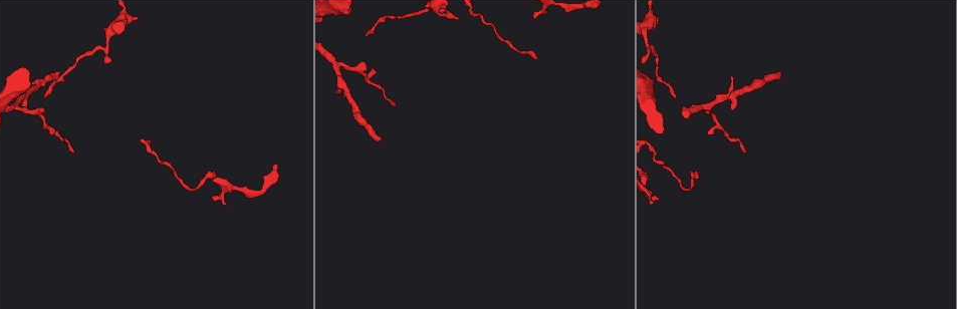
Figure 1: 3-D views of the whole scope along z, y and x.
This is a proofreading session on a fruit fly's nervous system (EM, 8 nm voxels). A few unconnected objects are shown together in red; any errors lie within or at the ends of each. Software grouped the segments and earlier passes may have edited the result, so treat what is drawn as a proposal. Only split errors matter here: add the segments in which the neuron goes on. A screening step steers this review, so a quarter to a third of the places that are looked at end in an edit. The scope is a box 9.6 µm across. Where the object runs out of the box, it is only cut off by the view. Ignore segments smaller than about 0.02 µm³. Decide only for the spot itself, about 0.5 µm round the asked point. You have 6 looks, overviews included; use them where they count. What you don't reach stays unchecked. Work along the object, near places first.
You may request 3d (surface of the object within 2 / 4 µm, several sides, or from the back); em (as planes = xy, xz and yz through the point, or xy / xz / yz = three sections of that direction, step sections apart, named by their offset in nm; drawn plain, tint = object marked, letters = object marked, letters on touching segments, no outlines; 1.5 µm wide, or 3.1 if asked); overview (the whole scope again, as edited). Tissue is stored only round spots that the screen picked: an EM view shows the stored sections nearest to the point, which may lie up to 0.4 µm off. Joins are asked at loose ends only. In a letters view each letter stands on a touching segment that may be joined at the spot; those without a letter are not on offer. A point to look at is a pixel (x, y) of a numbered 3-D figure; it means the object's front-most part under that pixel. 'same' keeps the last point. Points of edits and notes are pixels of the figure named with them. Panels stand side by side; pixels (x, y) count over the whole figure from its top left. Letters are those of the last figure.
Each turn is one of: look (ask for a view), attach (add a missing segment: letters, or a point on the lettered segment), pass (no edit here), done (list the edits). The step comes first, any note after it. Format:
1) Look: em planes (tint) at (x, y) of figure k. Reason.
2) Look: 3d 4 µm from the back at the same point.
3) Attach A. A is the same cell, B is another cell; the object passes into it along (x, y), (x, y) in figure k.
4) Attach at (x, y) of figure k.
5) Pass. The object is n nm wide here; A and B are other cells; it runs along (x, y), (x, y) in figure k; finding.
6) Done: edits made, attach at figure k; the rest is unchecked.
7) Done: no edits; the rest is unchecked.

Look: 3d 4 µm from the back at (136, 19) of figure 1. An open end.

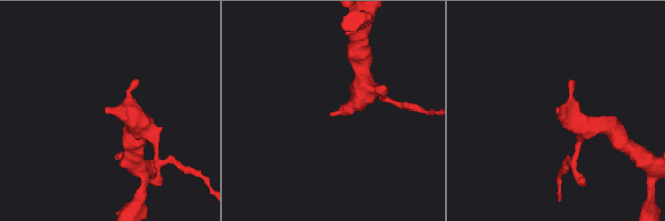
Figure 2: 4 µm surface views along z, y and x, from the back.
Look: em xy step 8 (tint) at (555, 109) of figure 2.

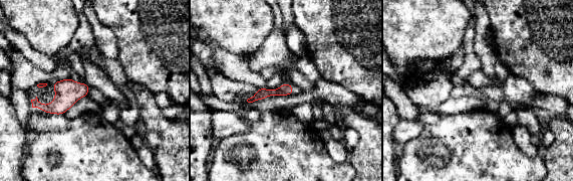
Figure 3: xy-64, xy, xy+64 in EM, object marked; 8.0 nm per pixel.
Look: em planes (letters) at the same point.

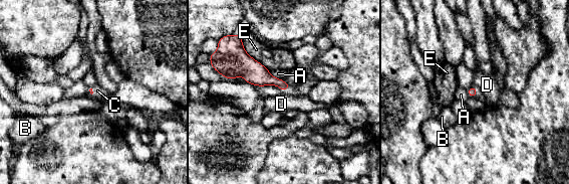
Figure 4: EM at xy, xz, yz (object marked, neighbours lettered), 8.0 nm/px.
Attach C. C is the same cell, A, B, D and E are other cells; the object passes into it along (259, 75), (287, 88), (291, 90) in figure 4; the neuron continues.

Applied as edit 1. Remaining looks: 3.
Look: overview. Redraw.

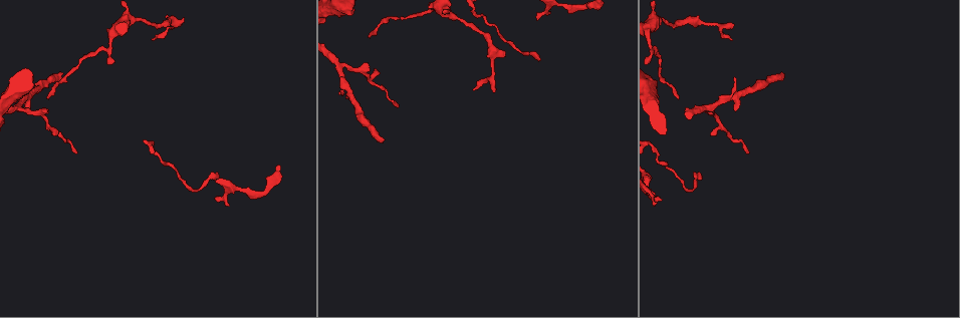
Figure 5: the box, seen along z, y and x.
Look: em xz step 4 (letters) at (47, 97) of figure 5. Free end.

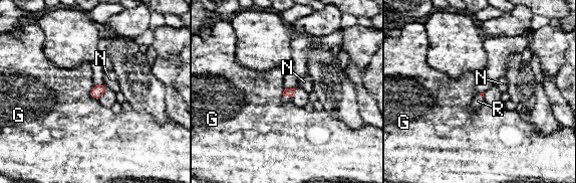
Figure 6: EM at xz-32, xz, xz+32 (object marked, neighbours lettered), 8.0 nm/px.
Attach R. The longest contact is with G, 110 nm; R is the same cell, G and N are other cells; the object passes into it along (289, 93), (287, 95), (285, 99) in figure 6; it goes on there.

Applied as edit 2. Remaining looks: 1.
Done: edits made, attach at figure 4, attach at figure 6; the rest is unchecked.

